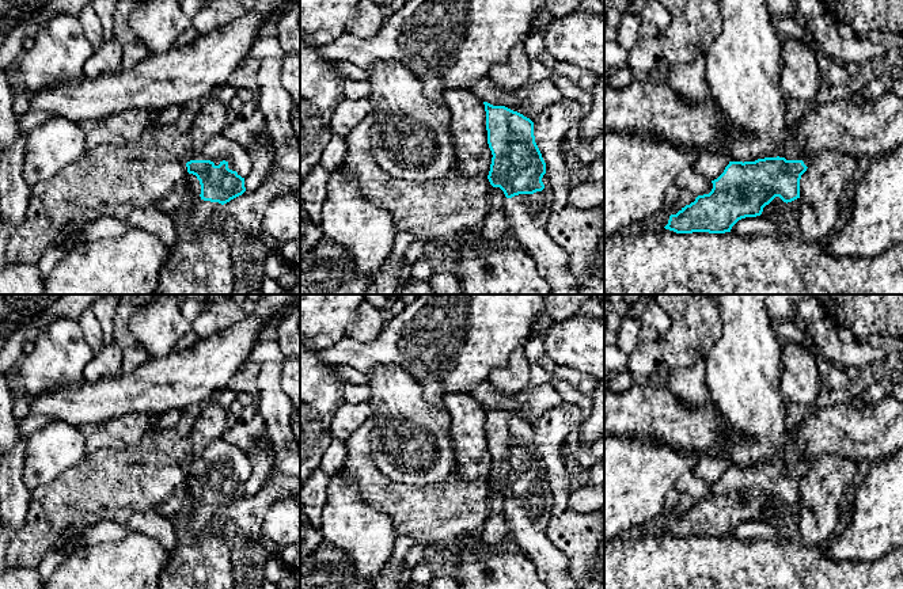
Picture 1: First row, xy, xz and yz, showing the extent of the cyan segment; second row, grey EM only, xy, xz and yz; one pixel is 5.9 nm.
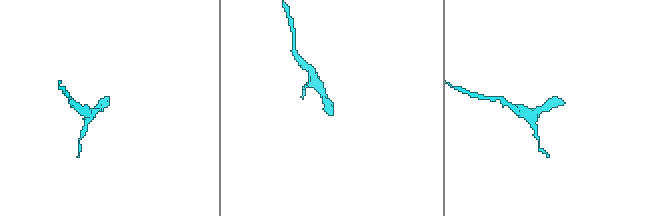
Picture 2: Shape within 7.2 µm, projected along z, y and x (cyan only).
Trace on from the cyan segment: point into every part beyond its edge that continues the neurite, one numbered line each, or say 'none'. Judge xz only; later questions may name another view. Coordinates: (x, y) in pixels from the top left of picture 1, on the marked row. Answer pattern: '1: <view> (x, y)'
1: xz (526, 215)

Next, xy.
1: xy (217, 148)

